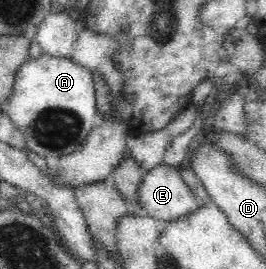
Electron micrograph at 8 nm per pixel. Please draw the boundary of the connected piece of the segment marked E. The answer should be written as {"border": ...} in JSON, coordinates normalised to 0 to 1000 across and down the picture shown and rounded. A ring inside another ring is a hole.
{"border":[[[617,606],[538,643],[515,732],[568,810],[628,825],[673,818],[752,770],[665,628]]]}

